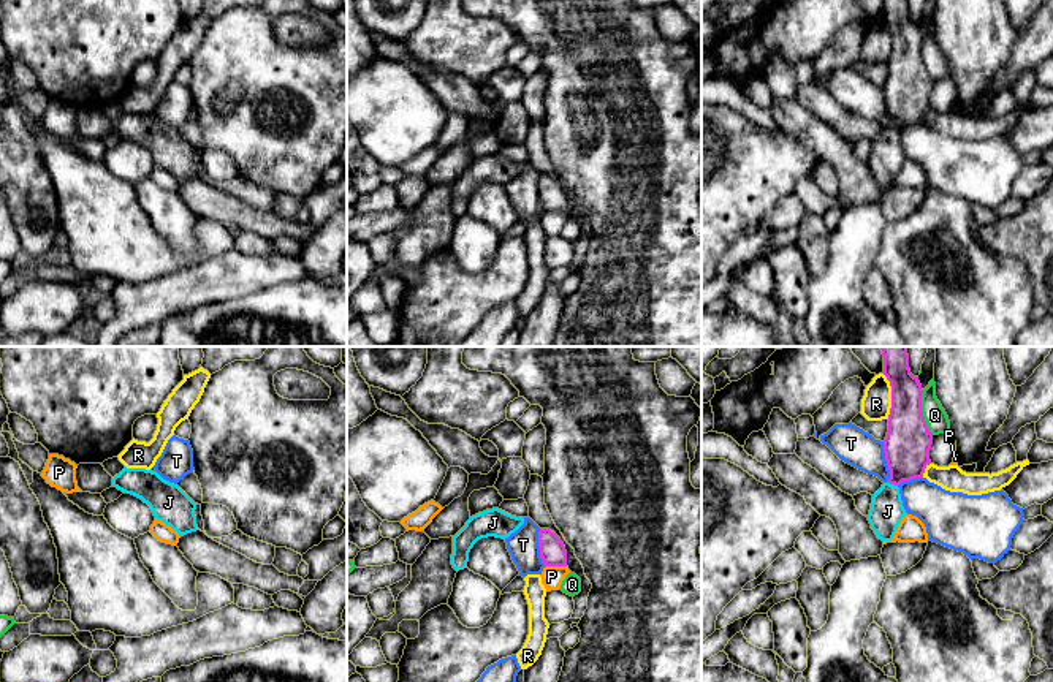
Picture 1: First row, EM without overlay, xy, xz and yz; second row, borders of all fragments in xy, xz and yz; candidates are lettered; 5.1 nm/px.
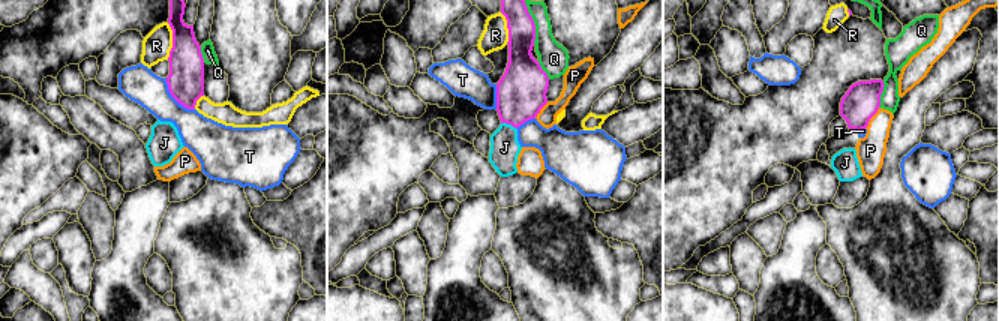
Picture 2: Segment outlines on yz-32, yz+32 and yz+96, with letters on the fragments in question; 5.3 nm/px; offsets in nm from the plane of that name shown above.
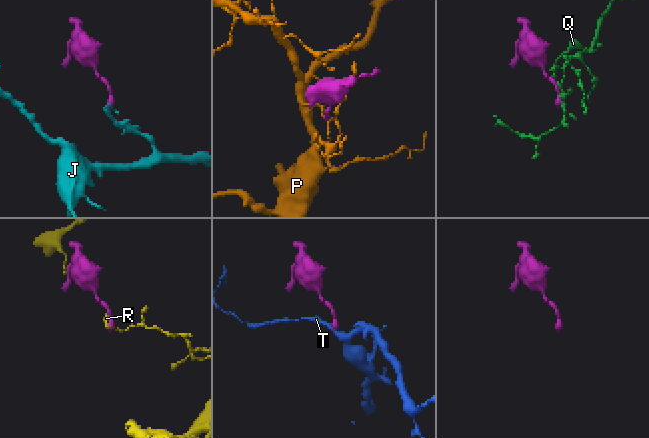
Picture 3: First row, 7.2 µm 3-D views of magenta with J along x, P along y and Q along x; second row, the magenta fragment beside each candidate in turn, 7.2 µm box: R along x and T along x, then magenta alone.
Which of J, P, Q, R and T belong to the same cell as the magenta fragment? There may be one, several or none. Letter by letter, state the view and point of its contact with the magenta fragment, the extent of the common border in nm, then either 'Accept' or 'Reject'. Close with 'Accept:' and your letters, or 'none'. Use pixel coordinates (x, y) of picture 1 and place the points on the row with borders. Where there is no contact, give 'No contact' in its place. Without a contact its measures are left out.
J: Touches magenta at yz (892, 483). Shared border 60 nm. Accept
P: Touches magenta at xz (556, 565). Shared border 110 nm. Reject
Q: Touches magenta at yz (920, 412). Shared border 240 nm. Reject
R: Touches magenta at yz (892, 396). Shared border 240 nm. Reject
T: Touches magenta at yz (887, 462). Shared border 200 nm. Reject
Accept: J

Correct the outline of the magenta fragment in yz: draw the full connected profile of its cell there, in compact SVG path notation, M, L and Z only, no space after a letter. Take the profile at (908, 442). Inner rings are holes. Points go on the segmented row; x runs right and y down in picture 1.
M880 347L880 350L884 375L891 386L888 432L884 440L890 478L872 495L868 521L879 540L891 541L907 514L898 486L923 478L925 468L931 464L933 434L922 413L923 389L918 377L910 373L907 347Z

